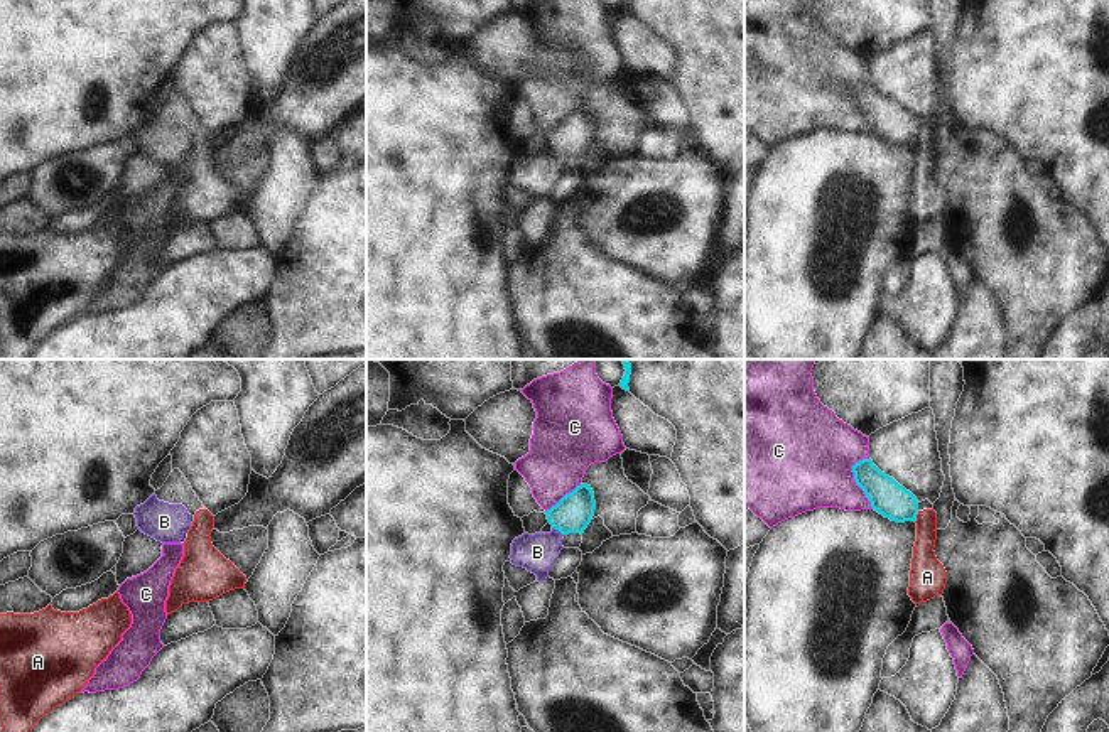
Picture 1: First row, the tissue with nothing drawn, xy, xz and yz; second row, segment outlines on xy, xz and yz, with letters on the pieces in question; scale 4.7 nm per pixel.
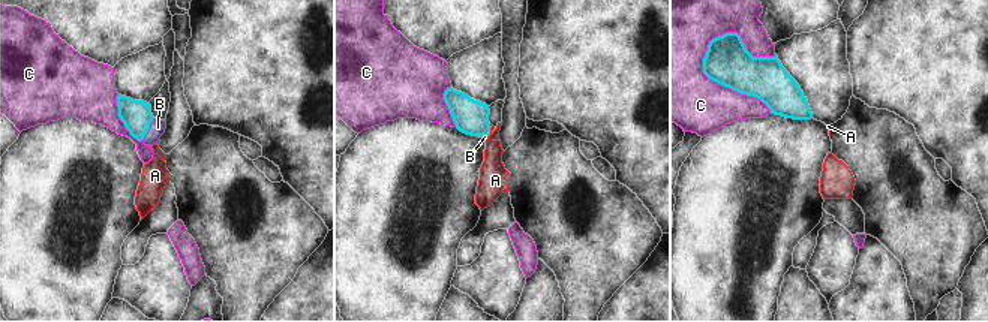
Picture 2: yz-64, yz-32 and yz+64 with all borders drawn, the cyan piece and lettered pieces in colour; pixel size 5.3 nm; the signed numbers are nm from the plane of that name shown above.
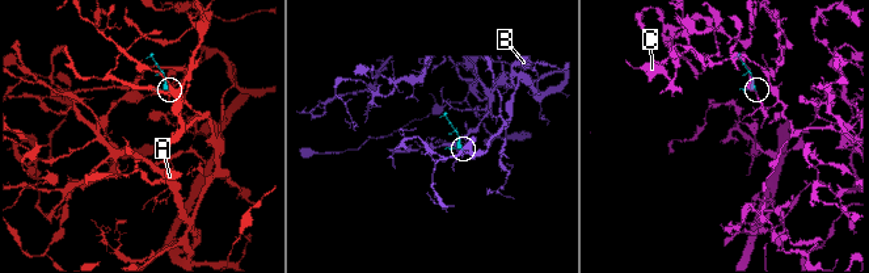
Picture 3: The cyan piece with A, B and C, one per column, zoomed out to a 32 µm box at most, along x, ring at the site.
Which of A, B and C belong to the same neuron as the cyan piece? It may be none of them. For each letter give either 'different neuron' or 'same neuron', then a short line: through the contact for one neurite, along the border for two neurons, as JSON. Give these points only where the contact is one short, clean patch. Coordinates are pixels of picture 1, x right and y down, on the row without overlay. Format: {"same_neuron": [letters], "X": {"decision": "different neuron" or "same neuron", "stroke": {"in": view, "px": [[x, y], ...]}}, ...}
{"same_neuron": ["B"], "A": {"decision": "different neuron", "stroke": {"in": "yz", "px": [[919, 134], [915, 144]]}}, "B": {"decision": "same neuron", "stroke": {"in": "xz", "px": [[573, 135], [557, 150], [537, 174]]}}, "C": {"decision": "different neuron"}}

